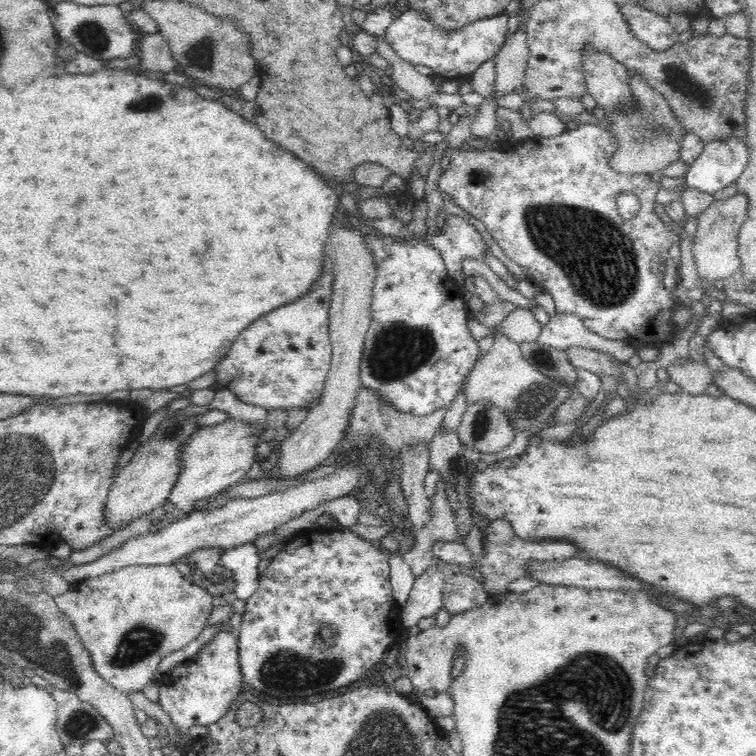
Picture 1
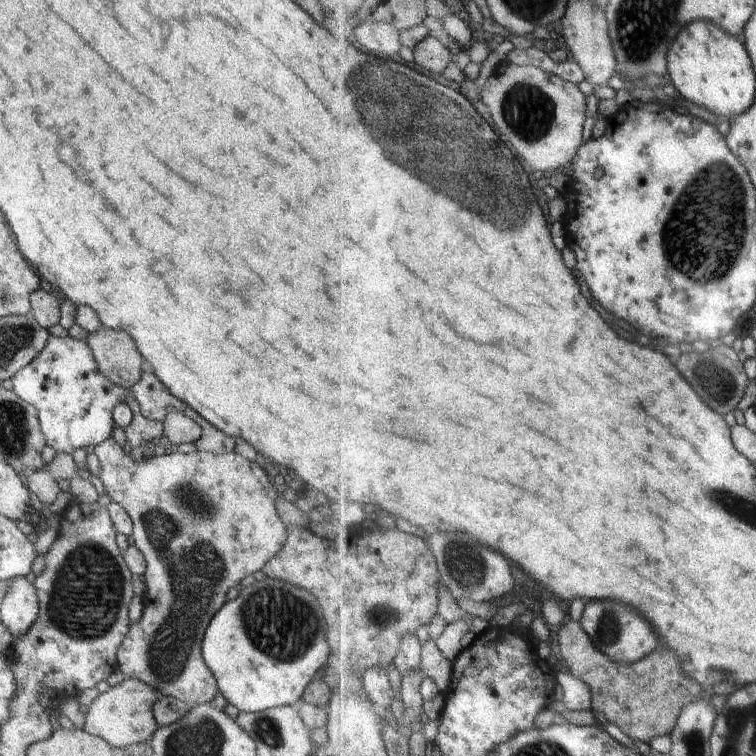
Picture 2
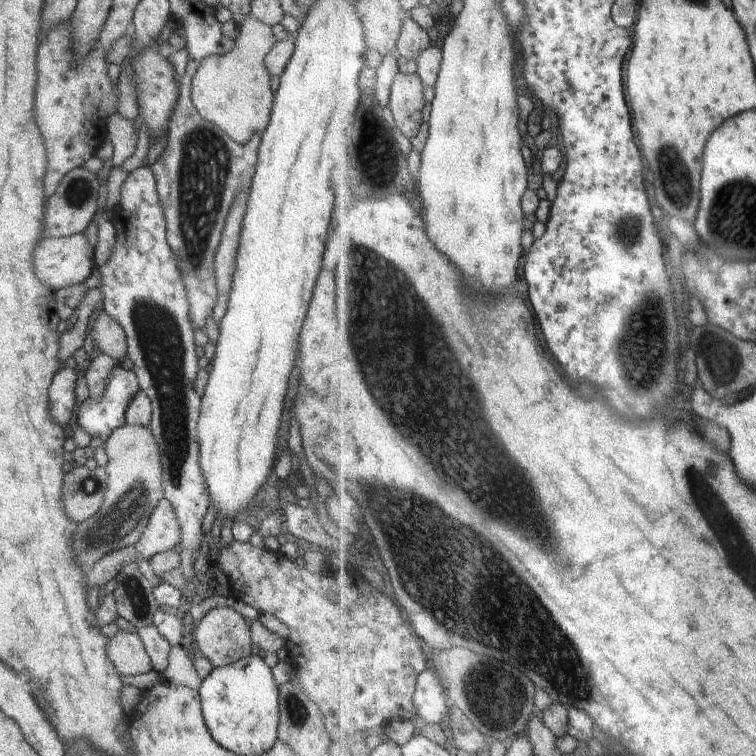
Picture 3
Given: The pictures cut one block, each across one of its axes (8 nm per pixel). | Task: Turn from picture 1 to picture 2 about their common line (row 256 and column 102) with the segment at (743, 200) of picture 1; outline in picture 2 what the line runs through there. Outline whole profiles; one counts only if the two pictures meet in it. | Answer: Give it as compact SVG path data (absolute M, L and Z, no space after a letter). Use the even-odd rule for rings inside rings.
M126 677L108 691L100 693L89 706L82 730L105 740L111 747L126 748L150 740L160 726L153 717L152 707L160 696L155 688L143 680Z

